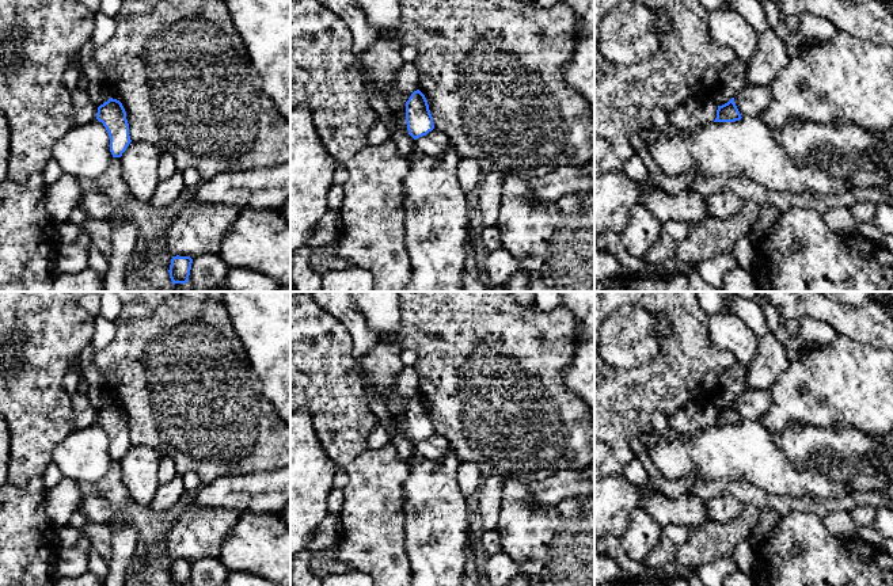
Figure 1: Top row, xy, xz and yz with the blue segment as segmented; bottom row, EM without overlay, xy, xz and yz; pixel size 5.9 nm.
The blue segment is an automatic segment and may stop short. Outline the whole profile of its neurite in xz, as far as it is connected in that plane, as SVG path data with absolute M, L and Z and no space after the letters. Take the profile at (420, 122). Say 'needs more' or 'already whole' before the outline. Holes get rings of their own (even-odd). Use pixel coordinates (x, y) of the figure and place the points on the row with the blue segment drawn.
already whole; M419 90L414 91L406 102L406 123L408 134L414 140L434 129L428 100Z

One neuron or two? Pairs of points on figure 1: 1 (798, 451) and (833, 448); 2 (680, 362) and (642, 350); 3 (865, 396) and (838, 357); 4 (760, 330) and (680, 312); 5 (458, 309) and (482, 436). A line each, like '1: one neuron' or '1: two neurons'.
1: one neuron
2: two neurons
3: one neuron
4: two neurons
5: one neuron

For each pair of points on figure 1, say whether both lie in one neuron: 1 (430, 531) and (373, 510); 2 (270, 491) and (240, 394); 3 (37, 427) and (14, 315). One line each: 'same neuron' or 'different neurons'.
1: different neurons
2: different neurons
3: same neuron

